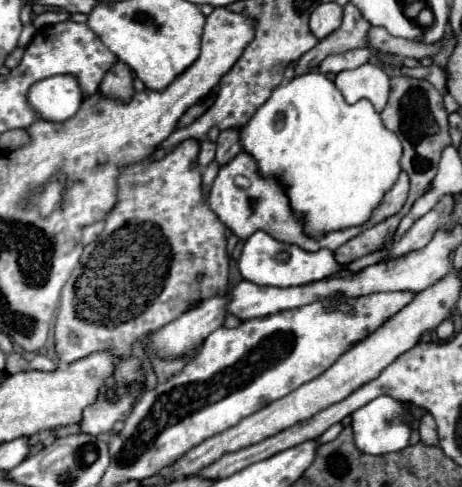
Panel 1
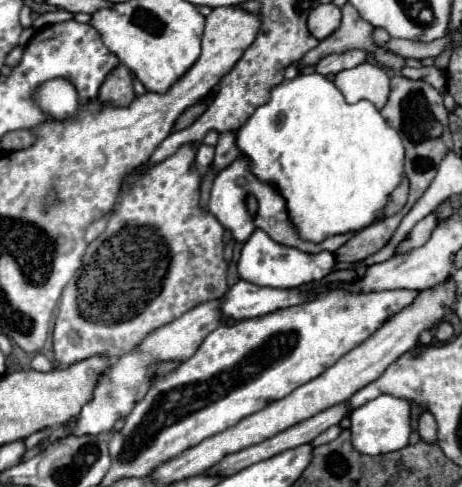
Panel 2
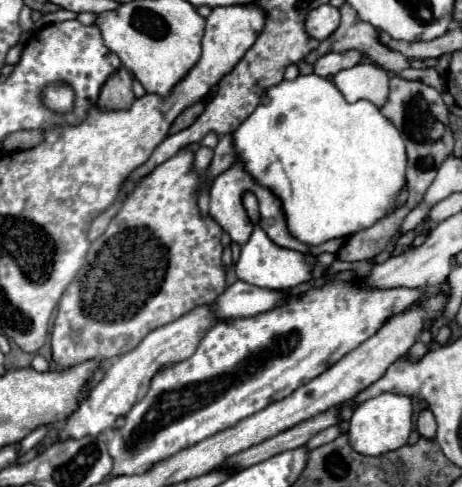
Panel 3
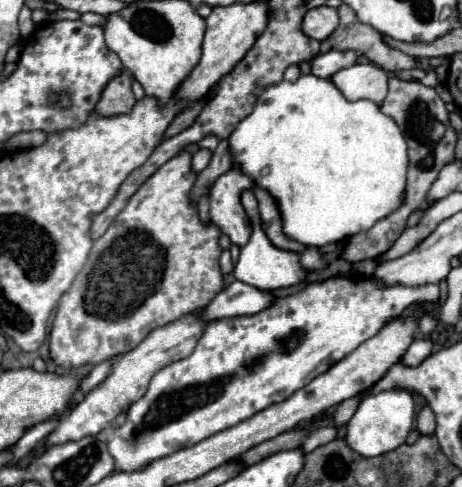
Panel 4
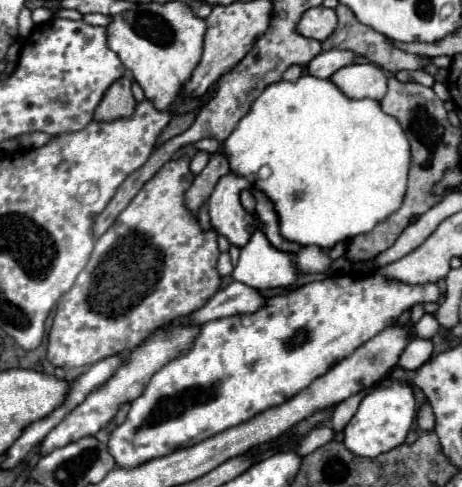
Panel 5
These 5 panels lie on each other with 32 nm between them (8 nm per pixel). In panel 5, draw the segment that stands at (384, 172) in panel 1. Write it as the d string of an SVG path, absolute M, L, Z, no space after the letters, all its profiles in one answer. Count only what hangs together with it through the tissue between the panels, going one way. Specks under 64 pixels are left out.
M310 74L296 82L270 84L228 136L224 152L232 172L252 180L274 202L282 236L302 246L314 244L320 248L332 248L352 236L370 232L380 220L396 212L404 200L410 168L408 140L396 118L384 114L376 100L350 100L332 80Z

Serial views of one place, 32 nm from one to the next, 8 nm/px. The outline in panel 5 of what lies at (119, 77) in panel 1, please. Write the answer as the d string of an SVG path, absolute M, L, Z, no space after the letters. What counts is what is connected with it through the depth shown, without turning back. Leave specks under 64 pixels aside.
M124 74L116 82L110 84L110 88L104 92L102 102L96 108L94 118L96 120L116 120L116 118L126 118L134 112L136 100L132 96L132 76Z

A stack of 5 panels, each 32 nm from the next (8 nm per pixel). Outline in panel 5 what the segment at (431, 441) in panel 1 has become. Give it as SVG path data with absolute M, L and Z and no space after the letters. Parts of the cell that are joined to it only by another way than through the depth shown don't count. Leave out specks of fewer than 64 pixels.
M426 402L422 408L420 408L420 412L418 412L418 428L422 430L422 432L430 432L430 430L434 430L434 412L432 412L432 408L430 408L430 404Z

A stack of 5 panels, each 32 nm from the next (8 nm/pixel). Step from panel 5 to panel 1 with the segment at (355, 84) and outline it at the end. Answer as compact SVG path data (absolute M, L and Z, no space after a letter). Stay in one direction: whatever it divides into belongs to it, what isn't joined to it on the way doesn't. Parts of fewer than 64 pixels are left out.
M364 64L356 70L344 70L336 74L336 86L346 98L346 102L358 102L360 98L368 98L376 112L382 112L388 102L390 78L376 64Z

